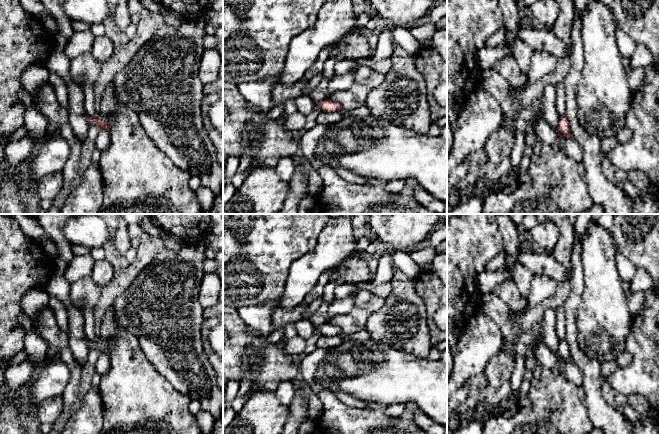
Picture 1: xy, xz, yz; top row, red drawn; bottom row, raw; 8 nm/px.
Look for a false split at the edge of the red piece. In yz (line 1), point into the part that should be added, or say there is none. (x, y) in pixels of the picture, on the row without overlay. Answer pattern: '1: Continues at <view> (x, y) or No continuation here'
1: No continuation here

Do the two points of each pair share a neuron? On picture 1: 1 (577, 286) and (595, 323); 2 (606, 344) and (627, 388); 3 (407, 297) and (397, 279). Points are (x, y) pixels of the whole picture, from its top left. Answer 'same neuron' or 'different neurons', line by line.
1: different neurons
2: different neurons
3: same neuron

